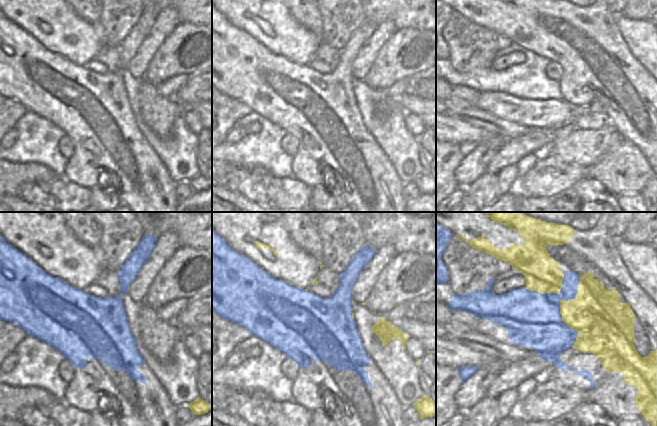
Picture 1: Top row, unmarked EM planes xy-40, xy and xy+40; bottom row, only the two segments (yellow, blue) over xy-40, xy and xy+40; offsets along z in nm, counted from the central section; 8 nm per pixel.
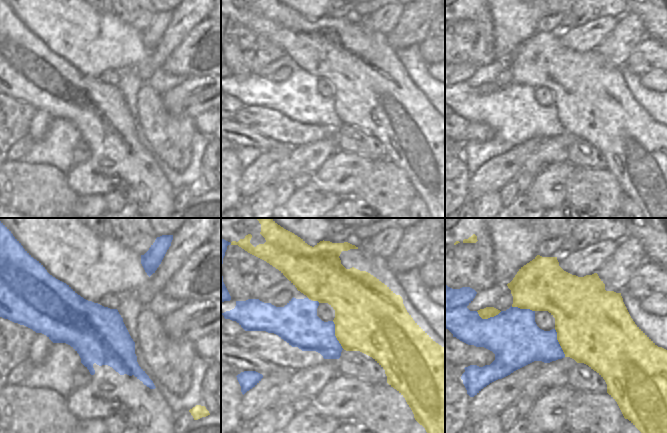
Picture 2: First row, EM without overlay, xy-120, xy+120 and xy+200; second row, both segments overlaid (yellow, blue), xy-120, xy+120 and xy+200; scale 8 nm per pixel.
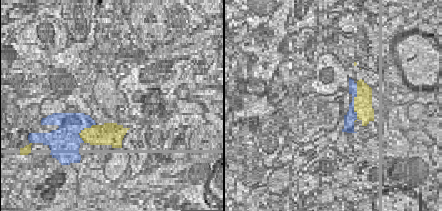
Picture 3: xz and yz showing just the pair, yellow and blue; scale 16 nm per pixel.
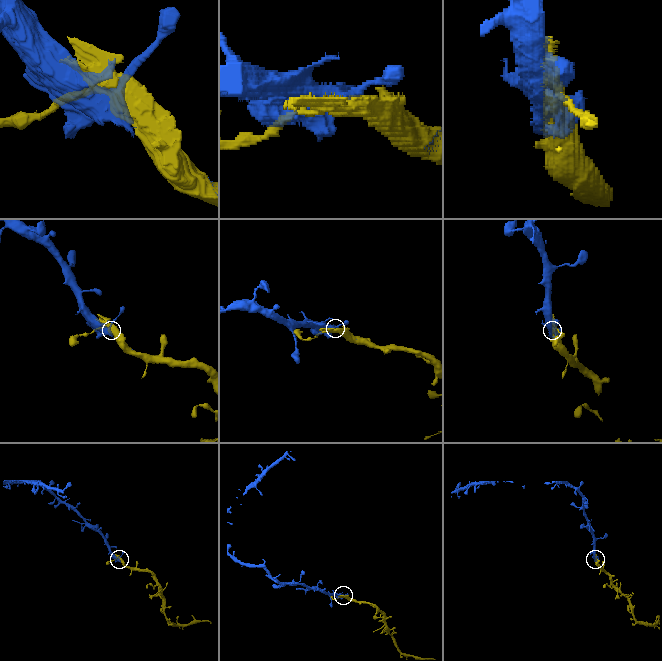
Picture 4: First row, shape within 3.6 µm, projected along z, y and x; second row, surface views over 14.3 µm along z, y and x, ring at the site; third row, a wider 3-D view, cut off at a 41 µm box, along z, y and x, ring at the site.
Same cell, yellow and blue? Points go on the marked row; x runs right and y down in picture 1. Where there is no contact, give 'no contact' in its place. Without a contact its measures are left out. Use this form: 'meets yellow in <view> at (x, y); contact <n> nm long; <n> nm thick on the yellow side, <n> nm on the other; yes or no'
meets yellow in xy+40 at (560, 306); contact 600 nm long; 360 nm thick on the yellow side, 440 nm on the other; yes

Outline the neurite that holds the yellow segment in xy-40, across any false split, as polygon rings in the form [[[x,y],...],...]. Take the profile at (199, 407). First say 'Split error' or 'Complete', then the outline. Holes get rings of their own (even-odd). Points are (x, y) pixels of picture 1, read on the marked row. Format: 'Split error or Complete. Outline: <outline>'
Complete. Outline: [[[199,397],[195,401],[189,403],[188,407],[195,415],[203,415],[212,409],[210,403]]]

